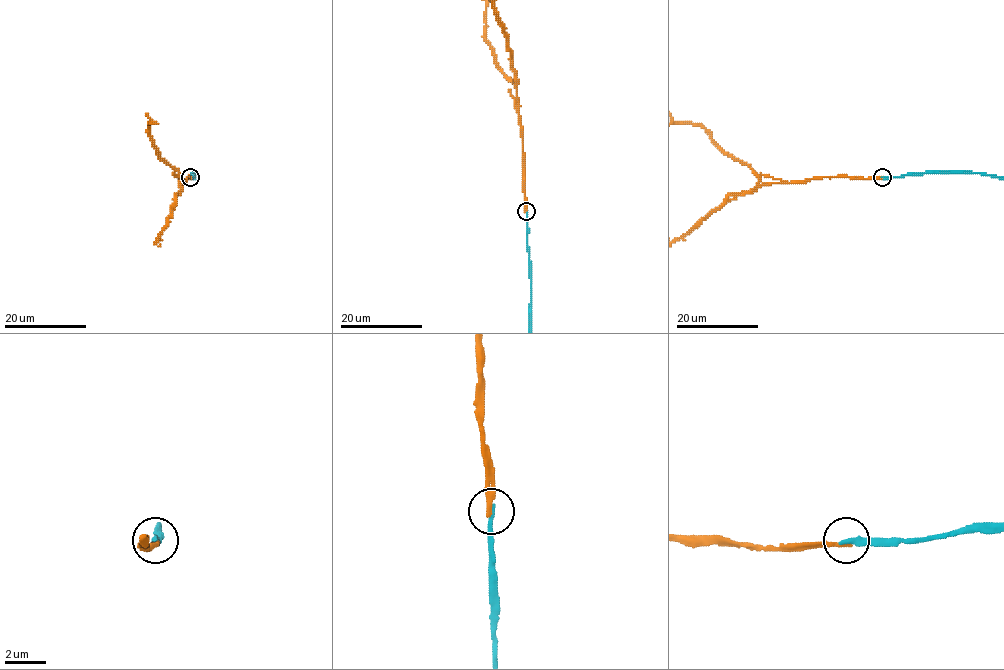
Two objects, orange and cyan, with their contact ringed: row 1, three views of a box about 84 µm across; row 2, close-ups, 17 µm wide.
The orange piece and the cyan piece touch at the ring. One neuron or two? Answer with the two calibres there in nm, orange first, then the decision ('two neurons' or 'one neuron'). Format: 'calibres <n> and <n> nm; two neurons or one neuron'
calibres 240 and 260 nm; one neuron

